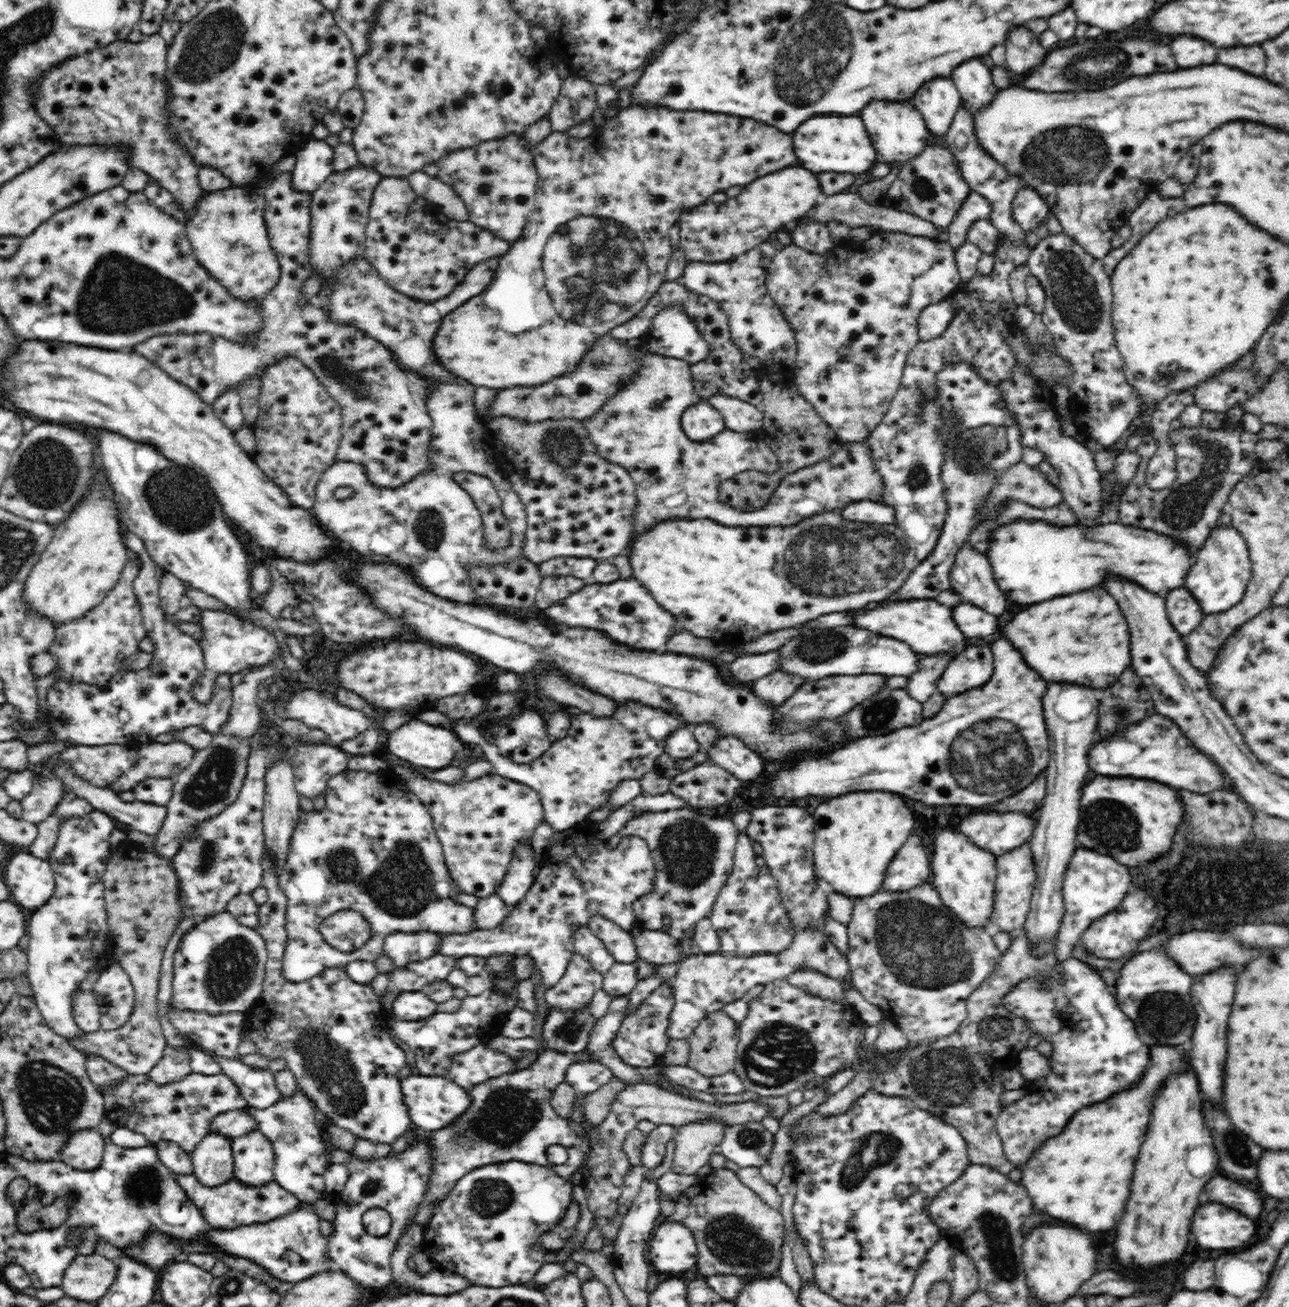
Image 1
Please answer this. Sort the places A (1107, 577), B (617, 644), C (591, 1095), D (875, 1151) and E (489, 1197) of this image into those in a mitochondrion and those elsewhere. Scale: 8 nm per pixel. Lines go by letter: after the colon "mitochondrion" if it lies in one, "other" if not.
A: other
B: other
C: other
D: mitochondrion
E: mitochondrion

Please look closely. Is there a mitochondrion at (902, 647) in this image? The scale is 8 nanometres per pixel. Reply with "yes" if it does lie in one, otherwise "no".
no

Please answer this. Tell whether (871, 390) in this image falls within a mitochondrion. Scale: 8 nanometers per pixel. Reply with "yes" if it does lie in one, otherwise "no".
no

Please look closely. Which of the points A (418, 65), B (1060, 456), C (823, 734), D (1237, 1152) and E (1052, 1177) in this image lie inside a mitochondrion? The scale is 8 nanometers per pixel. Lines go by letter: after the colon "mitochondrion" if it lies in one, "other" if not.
A: other
B: other
C: mitochondrion
D: mitochondrion
E: other

